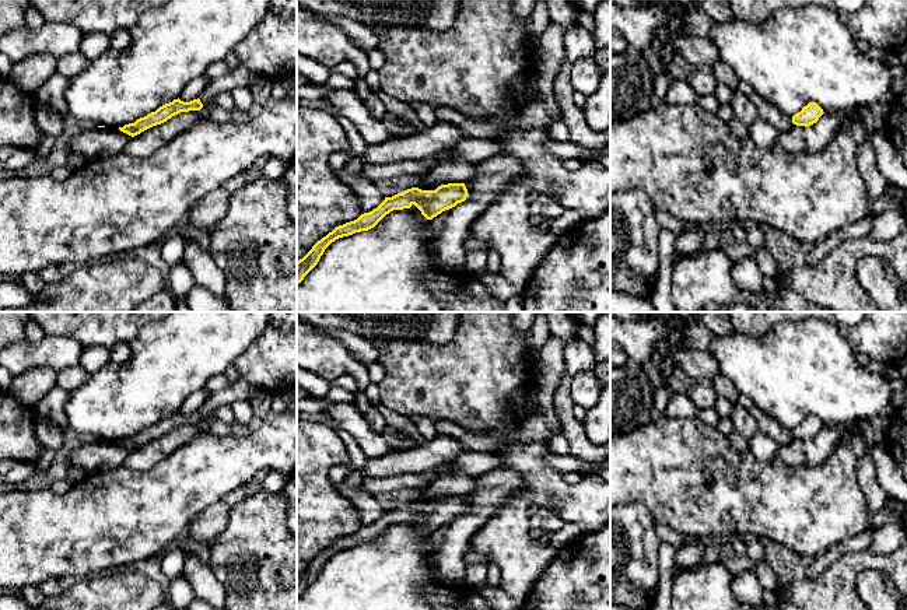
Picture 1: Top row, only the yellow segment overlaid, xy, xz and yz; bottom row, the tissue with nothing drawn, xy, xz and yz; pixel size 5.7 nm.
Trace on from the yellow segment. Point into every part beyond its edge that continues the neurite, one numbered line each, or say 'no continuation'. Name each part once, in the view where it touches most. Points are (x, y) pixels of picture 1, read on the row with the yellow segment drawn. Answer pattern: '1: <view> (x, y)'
1: xy (240, 77)

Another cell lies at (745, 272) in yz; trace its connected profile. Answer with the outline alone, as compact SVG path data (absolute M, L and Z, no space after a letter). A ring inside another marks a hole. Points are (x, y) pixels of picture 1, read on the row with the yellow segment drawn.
M740 257L732 262L731 277L733 283L745 290L761 292L764 276L754 257Z

